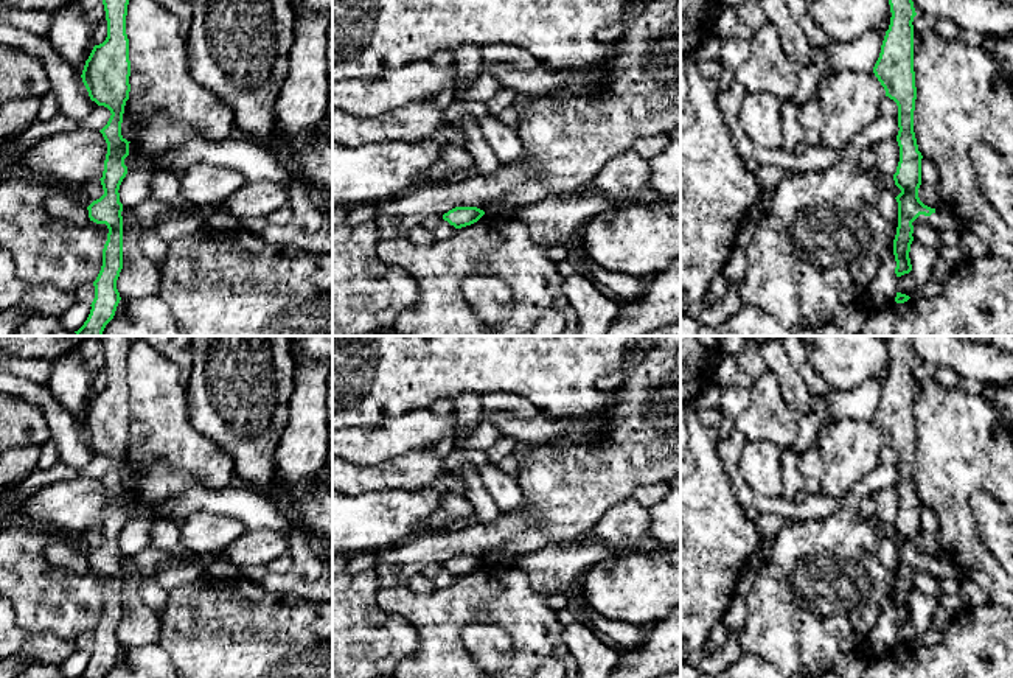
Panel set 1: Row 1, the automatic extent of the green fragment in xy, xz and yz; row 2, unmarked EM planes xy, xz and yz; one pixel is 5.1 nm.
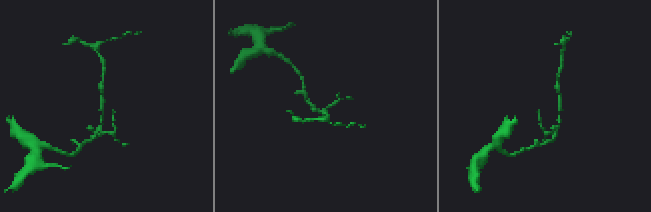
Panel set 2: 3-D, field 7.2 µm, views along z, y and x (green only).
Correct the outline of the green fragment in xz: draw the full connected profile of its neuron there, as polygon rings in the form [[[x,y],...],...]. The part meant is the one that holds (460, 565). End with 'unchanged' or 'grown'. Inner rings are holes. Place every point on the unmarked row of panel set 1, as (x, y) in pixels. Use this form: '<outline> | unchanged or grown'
[[[455,555],[444,561],[443,568],[455,577],[461,577],[477,571],[483,563],[485,560],[477,555]]] | unchanged

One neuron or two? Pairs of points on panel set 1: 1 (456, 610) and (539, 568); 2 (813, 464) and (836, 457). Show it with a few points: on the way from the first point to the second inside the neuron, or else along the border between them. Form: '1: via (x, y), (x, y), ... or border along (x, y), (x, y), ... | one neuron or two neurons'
1: border along (511, 565), (525, 573), (535, 590), (549, 596) | two neurons
2: border along (816, 442), (822, 461), (821, 492) | two neurons

